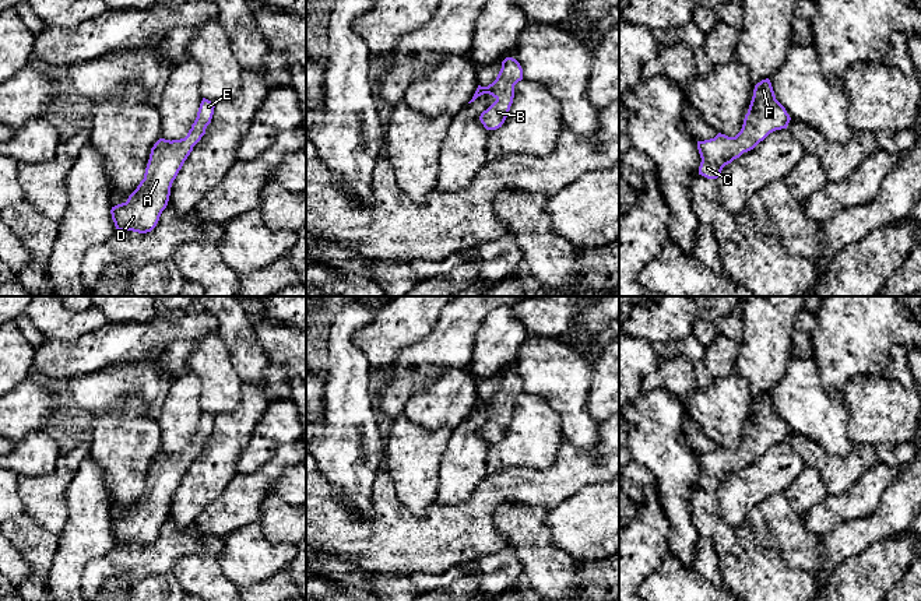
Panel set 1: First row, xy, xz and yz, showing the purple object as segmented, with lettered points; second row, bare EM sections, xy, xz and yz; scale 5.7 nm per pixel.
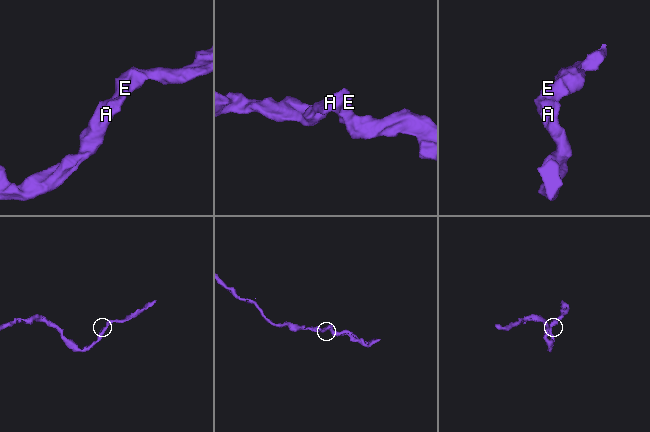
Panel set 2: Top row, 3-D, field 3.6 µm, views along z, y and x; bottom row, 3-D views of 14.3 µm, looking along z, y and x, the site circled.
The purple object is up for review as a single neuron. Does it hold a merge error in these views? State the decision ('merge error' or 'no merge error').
no merge error

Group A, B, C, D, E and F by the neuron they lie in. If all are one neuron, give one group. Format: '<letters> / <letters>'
A B C D E F

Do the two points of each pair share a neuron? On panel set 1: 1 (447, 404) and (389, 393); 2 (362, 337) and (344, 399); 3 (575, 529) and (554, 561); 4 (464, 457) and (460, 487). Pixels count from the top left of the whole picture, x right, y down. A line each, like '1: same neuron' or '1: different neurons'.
1: different neurons
2: different neurons
3: different neurons
4: same neuron

